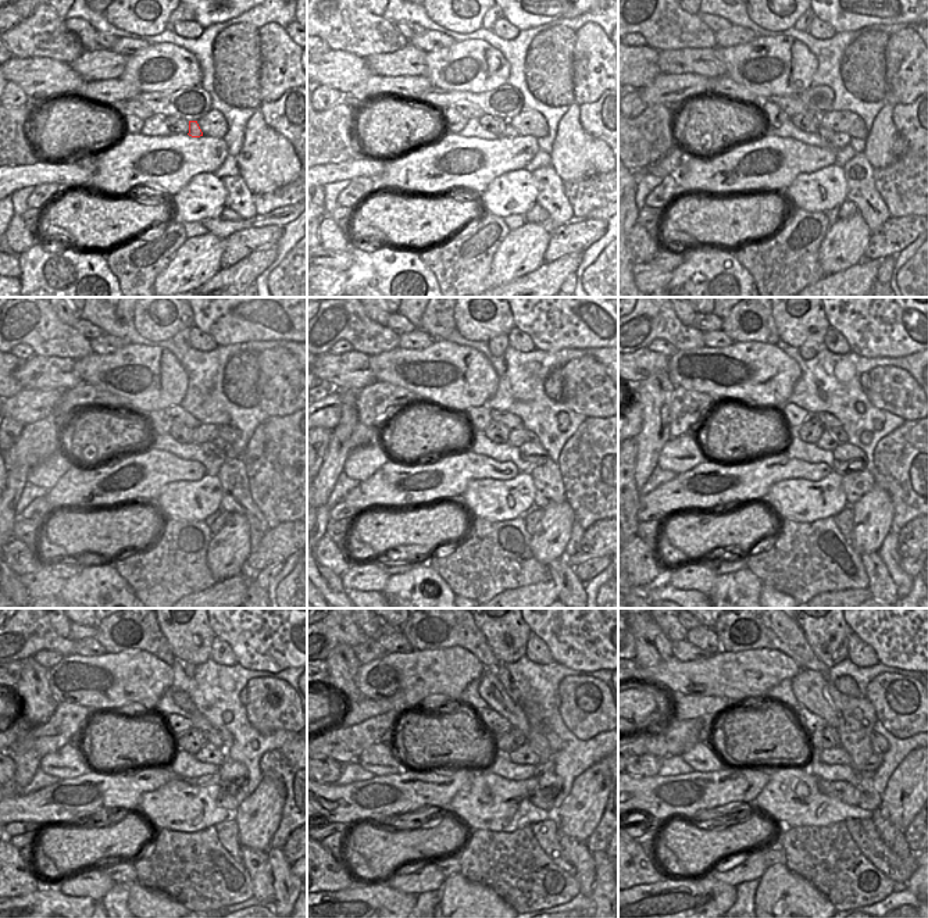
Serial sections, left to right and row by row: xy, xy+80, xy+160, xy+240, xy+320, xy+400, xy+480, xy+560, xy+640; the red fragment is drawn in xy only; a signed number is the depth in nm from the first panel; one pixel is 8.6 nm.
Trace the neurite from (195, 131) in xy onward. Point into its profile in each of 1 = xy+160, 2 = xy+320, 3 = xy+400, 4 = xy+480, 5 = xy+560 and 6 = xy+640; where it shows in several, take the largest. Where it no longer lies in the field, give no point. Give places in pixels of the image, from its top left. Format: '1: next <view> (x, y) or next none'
1: next xy+160 (825, 134)
2: next xy+320 (528, 452)
3: next xy+400 (843, 452)
4: next xy+480 (231, 772)
5: next xy+560 (552, 783)
6: next xy+640 (868, 799)

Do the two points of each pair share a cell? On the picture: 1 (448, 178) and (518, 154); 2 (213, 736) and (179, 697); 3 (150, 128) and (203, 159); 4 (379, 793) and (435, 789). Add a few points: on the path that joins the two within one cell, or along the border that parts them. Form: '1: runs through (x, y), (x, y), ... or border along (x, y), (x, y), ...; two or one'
1: runs through (466, 174), (474, 172), (488, 159), (500, 156); one
2: runs through (204, 727), (189, 707); one
3: border along (141, 132), (145, 135), (171, 134); two
4: runs through (393, 793), (421, 789); one

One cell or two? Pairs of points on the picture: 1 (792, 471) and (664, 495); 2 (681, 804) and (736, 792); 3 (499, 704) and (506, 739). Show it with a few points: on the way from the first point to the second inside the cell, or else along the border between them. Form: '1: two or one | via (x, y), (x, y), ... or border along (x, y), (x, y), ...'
1: one | via (760, 474), (723, 495), (702, 497), (696, 495)
2: one | via (695, 793), (723, 792)
3: two | border along (511, 725), (525, 738)

